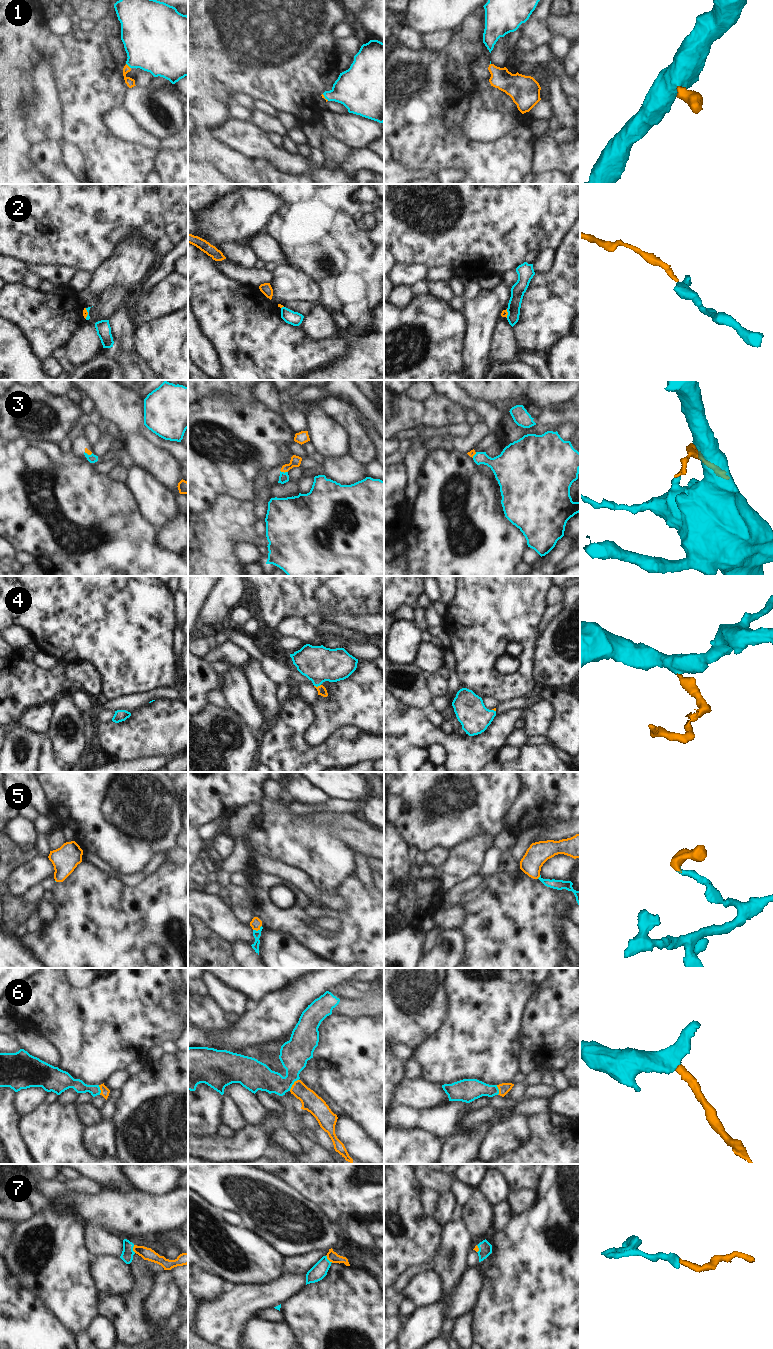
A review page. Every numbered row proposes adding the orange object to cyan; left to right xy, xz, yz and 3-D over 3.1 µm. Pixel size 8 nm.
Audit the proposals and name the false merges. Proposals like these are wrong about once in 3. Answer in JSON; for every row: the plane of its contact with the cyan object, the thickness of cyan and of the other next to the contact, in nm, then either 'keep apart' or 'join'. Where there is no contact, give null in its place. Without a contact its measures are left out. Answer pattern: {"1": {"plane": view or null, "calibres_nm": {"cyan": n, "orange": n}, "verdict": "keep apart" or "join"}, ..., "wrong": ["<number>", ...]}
{"1": {"plane": "xy", "calibres_nm": {"cyan": 420, "orange": 70}, "verdict": "join"}, "2": {"plane": "xy", "calibres_nm": {"cyan": 30, "orange": 50}, "verdict": "keep apart"}, "3": {"plane": "xz", "calibres_nm": {"cyan": 80, "orange": 90}, "verdict": "keep apart"}, "4": {"plane": "xz", "calibres_nm": {"cyan": 280, "orange": 70}, "verdict": "join"}, "5": {"plane": "xz", "calibres_nm": {"cyan": 60, "orange": 90}, "verdict": "join"}, "6": {"plane": "xz", "calibres_nm": {"cyan": 240, "orange": 150}, "verdict": "join"}, "7": {"plane": "xz", "calibres_nm": {"cyan": 120, "orange": 90}, "verdict": "join"}, "wrong": ["2", "3"]}

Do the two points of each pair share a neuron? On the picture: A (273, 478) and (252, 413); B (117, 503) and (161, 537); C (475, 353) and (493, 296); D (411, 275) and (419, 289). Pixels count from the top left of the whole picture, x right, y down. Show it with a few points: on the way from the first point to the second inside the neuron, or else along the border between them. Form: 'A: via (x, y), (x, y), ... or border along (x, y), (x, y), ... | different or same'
A: border along (279, 469), (272, 468), (266, 473) | different
B: border along (154, 535), (155, 541), (160, 546), (172, 551) | different
C: via (478, 339), (481, 314), (485, 310) | same
D: border along (425, 279), (416, 281), (410, 286) | different

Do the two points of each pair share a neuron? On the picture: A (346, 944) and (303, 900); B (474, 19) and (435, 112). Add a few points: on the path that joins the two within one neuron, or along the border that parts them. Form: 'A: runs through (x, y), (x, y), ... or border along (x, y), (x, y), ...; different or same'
A: runs through (329, 944), (320, 944), (300, 924), (300, 917); same
B: runs through (469, 42), (454, 62), (435, 82), (435, 89); same

